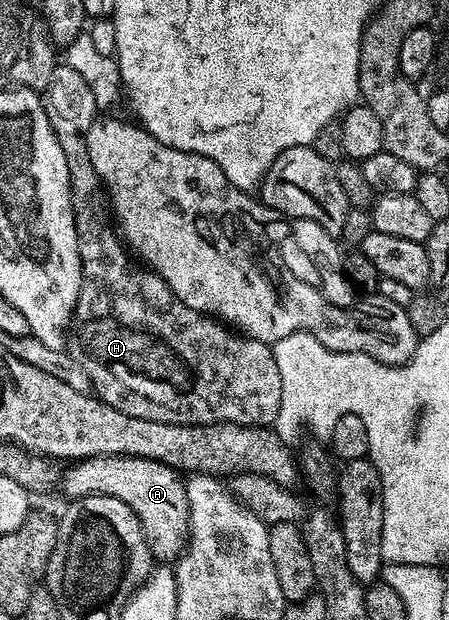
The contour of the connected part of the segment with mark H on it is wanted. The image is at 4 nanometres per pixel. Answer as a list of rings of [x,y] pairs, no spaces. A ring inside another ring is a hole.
[[[61,62],[53,69],[53,81],[45,89],[43,99],[51,130],[59,146],[63,146],[63,158],[67,158],[69,171],[75,234],[81,259],[81,289],[77,309],[73,312],[71,332],[77,335],[76,351],[85,352],[84,367],[92,373],[96,383],[98,380],[105,384],[110,376],[127,391],[166,408],[178,424],[276,425],[281,409],[281,379],[272,347],[238,334],[222,321],[179,302],[165,279],[131,258],[126,245],[119,239],[118,229],[111,219],[105,185],[101,183],[99,174],[95,174],[95,166],[91,166],[91,154],[87,154],[87,130],[91,130],[93,121],[99,116],[91,86],[87,86],[83,77],[71,70],[69,64]]]

